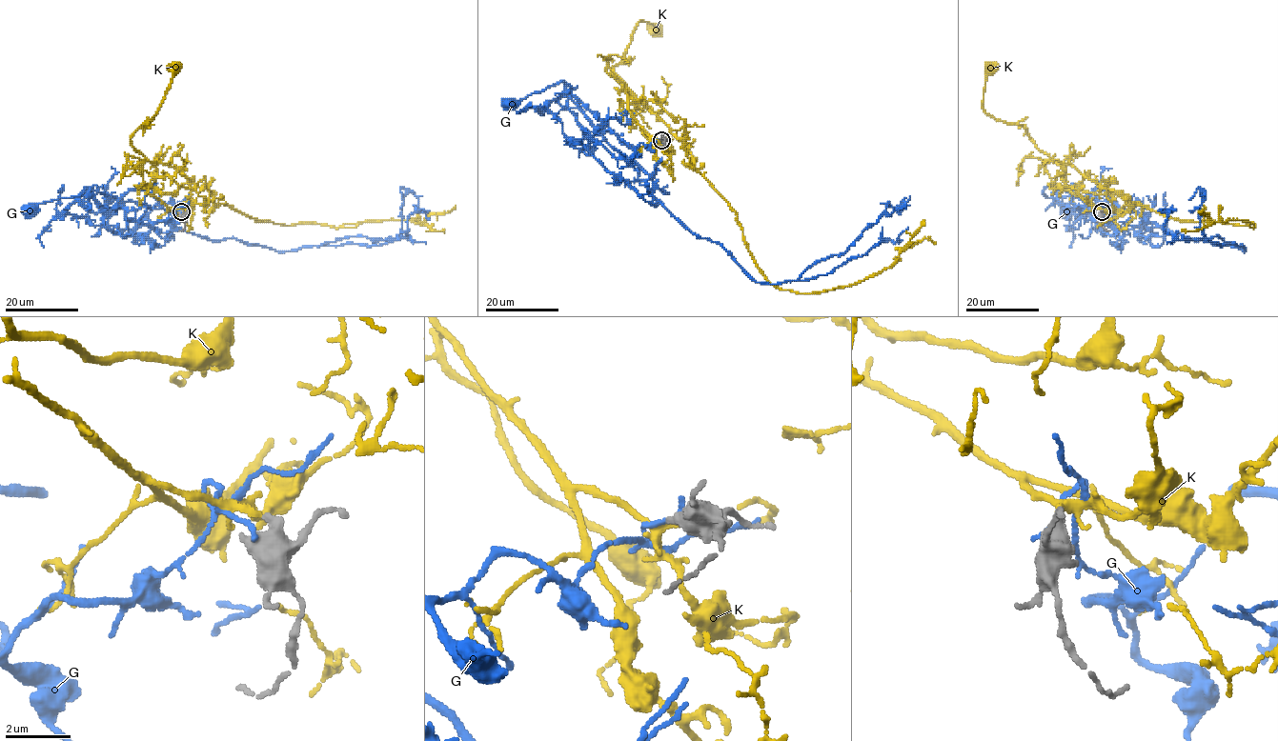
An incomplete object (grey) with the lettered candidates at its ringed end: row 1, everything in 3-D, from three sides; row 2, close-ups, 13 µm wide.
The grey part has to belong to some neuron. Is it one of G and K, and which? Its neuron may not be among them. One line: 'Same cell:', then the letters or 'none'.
Same cell: K

